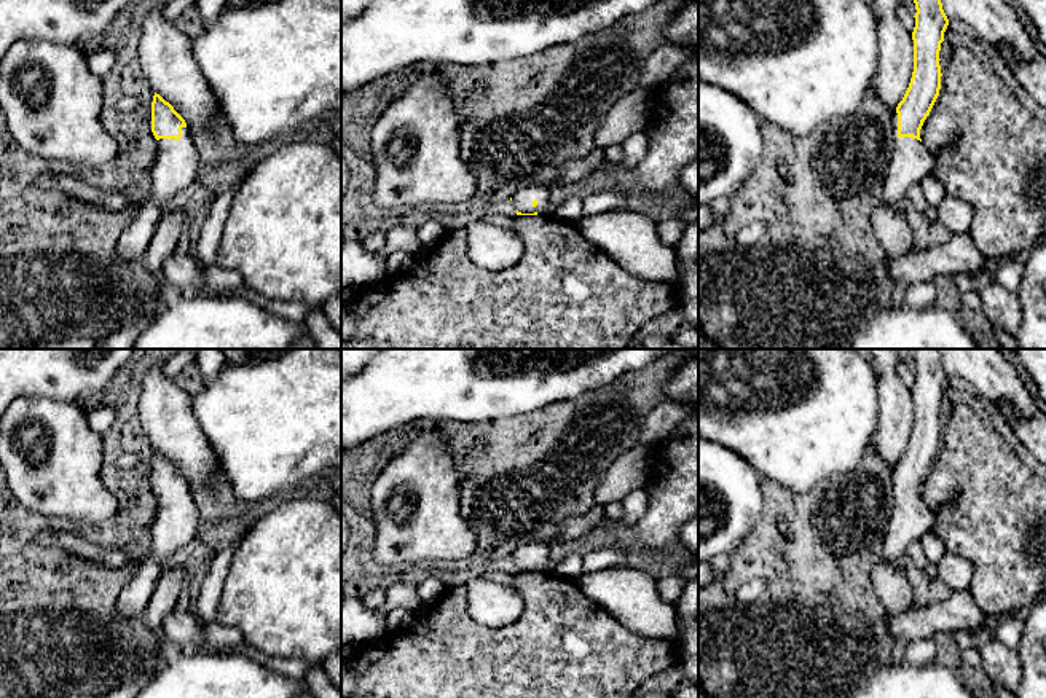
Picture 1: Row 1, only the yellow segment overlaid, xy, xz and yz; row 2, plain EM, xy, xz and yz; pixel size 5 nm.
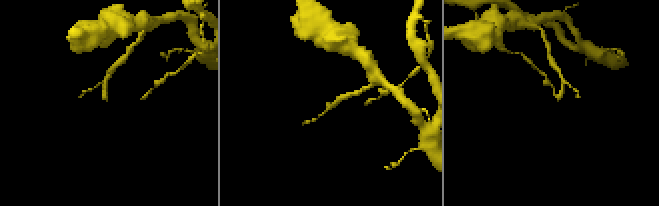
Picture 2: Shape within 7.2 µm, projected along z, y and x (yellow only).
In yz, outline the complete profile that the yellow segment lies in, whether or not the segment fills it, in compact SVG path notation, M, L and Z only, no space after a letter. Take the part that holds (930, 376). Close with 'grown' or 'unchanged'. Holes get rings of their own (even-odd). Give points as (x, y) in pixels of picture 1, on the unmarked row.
M914 349L914 429L909 445L893 470L893 508L880 561L898 566L906 548L934 526L934 512L922 500L920 486L941 446L939 408L949 376L938 349Z; grown

